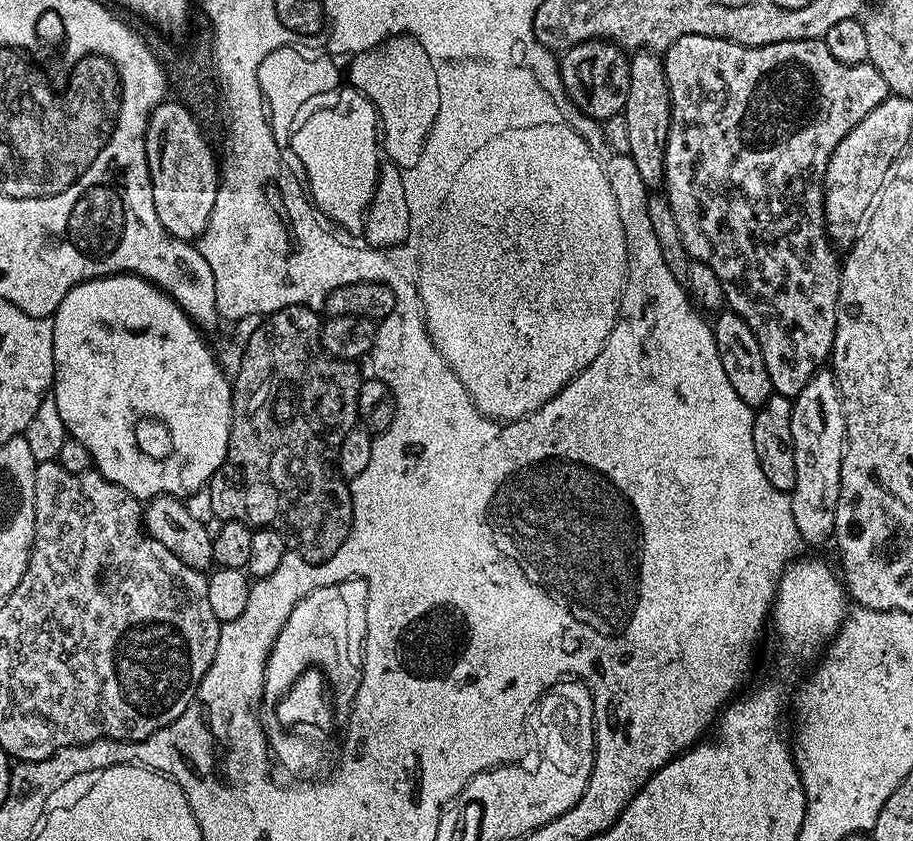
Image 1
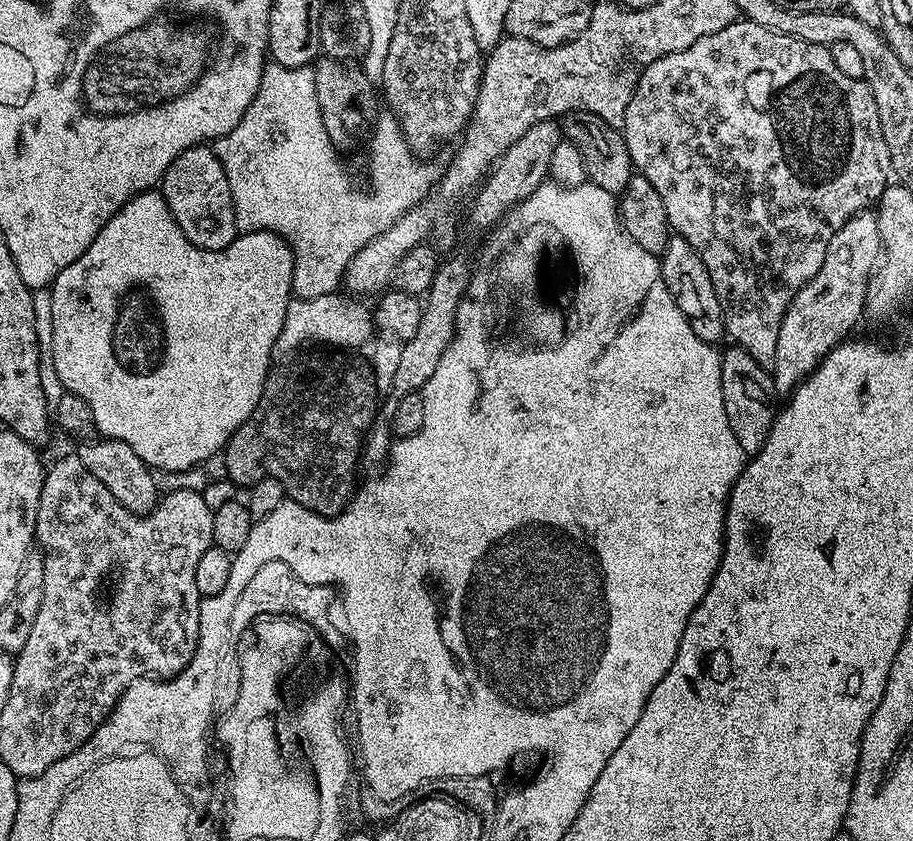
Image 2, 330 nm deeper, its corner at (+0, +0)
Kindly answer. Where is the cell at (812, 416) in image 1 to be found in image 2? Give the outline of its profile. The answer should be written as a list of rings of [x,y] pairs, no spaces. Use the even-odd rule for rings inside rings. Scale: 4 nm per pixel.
[[[872,210],[859,212],[830,238],[822,270],[796,292],[782,326],[778,330],[778,346],[770,369],[772,387],[777,393],[790,394],[839,344],[853,335],[852,327],[865,315],[864,299],[868,281],[872,279],[882,256],[877,213]]]

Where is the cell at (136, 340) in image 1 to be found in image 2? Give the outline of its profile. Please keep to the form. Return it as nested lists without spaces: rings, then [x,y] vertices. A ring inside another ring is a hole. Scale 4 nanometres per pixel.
[[[149,190],[147,192],[139,192],[137,196],[132,196],[124,205],[122,210],[118,210],[118,214],[114,214],[114,218],[110,218],[110,222],[106,222],[106,226],[102,226],[102,230],[98,234],[98,238],[94,238],[94,242],[90,242],[90,246],[86,250],[86,254],[82,254],[82,258],[78,258],[74,262],[70,262],[70,266],[66,266],[66,270],[56,273],[55,280],[51,281],[50,291],[52,294],[52,357],[54,358],[54,370],[58,370],[58,378],[62,382],[64,391],[78,394],[78,398],[86,398],[86,402],[90,402],[90,410],[94,410],[94,422],[96,423],[96,431],[101,437],[109,440],[117,440],[118,442],[126,442],[126,446],[130,446],[130,450],[134,450],[134,454],[138,454],[138,458],[142,458],[148,463],[149,468],[164,472],[184,472],[187,468],[192,468],[195,464],[203,465],[211,456],[217,455],[227,444],[228,439],[238,430],[238,426],[242,426],[242,422],[246,422],[246,418],[250,418],[250,414],[254,410],[254,406],[258,406],[258,398],[264,389],[264,383],[270,371],[270,365],[273,363],[272,352],[276,348],[276,339],[279,332],[283,328],[283,318],[285,317],[287,304],[294,297],[292,290],[292,275],[294,274],[295,258],[290,244],[281,236],[277,236],[273,232],[245,232],[237,235],[234,242],[230,242],[230,246],[226,246],[217,252],[210,250],[202,250],[198,246],[194,246],[190,242],[190,238],[186,238],[186,234],[182,234],[182,226],[178,226],[178,222],[174,218],[174,214],[170,214],[170,206],[166,206],[166,198],[163,191]]]

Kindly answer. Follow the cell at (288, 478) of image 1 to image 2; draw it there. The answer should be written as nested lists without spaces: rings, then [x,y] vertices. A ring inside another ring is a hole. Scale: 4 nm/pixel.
[[[316,360],[313,364],[292,364],[289,368],[273,367],[258,398],[258,406],[254,406],[250,418],[238,426],[222,449],[227,479],[250,486],[267,476],[278,478],[287,499],[323,516],[338,515],[348,507],[358,488],[356,467],[362,464],[364,438],[377,419],[376,399],[376,380],[365,361],[363,364],[360,360],[348,360],[336,365]]]

